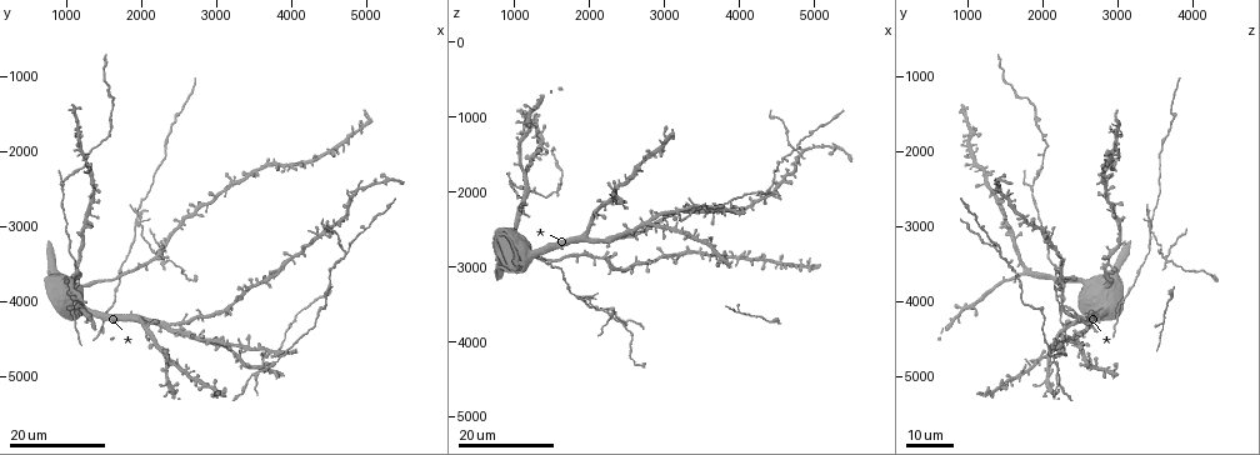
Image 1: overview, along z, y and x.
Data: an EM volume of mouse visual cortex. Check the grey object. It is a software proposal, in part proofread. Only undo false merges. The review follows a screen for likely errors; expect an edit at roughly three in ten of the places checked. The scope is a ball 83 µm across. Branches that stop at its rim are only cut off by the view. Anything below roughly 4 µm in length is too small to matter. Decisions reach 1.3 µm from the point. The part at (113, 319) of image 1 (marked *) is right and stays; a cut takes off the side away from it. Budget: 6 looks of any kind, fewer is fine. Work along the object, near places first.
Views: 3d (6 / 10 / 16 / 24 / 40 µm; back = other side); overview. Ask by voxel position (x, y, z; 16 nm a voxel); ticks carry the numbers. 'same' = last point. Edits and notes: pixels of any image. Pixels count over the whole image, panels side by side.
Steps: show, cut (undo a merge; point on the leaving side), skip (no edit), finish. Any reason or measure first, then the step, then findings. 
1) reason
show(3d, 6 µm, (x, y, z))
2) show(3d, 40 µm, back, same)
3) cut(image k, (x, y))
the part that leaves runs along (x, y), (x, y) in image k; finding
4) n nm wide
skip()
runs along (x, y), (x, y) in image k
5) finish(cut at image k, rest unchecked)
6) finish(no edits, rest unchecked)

two arms in line, one across
show(3d, 24 µm, (4750, 3350, 1450))

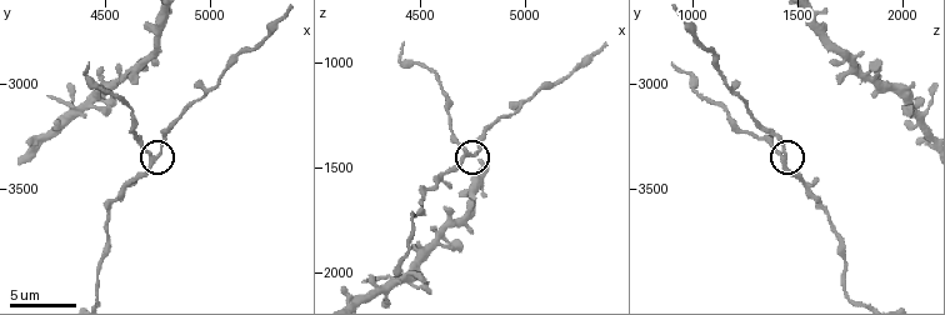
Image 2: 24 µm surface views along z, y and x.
show(3d, 6 µm, (4730, 3360, 1430))

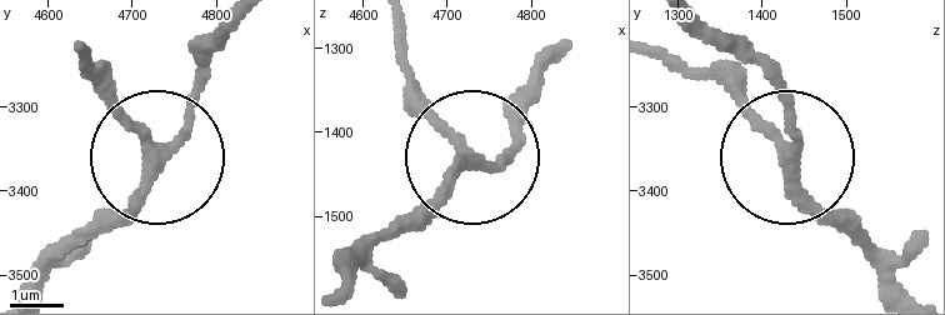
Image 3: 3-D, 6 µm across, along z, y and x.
from behind
show(3d, 6 µm, back, (4735, 3355, 1435))

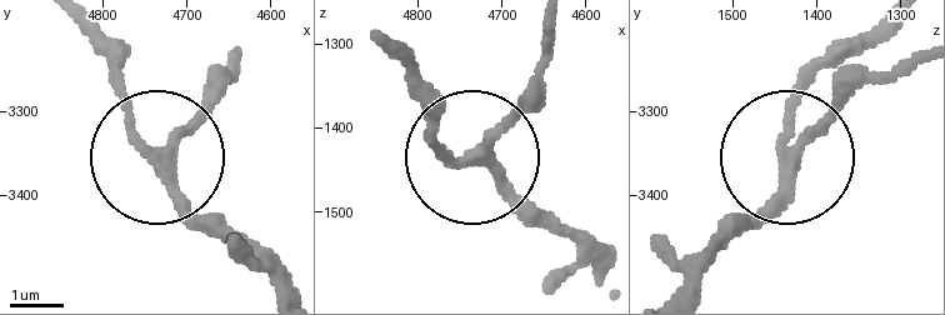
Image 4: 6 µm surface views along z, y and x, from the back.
3 arms
skip()
runs along (603, 275), (476, 164), (530, 79) in image 4; all the same neuron

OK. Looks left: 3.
a fork
show(3d, 24 µm, (3800, 4750, 2100))

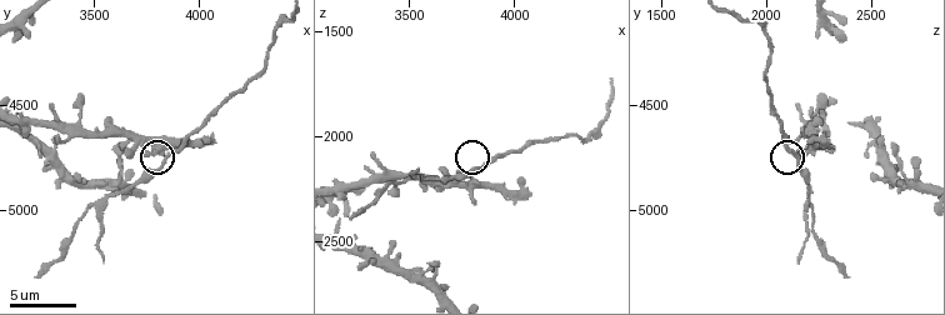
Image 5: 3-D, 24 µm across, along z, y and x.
closer look
show(3d, 6 µm, (3820, 4760, 2160))

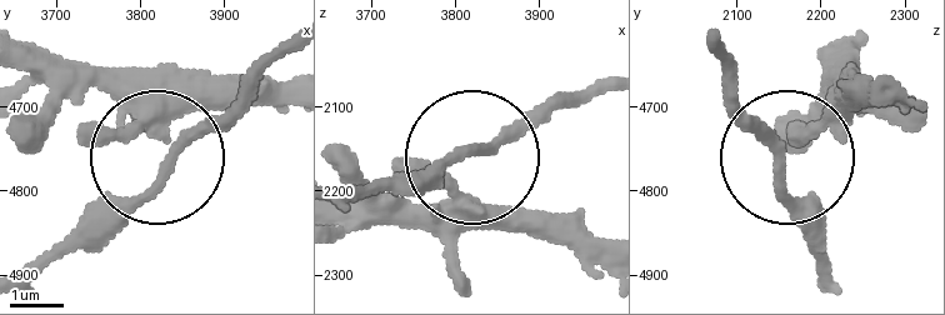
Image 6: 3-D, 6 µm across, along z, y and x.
side arm 15 µm; 3 arms
skip()
all the same neuron

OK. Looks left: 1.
finish(no edits, rest unchecked)

